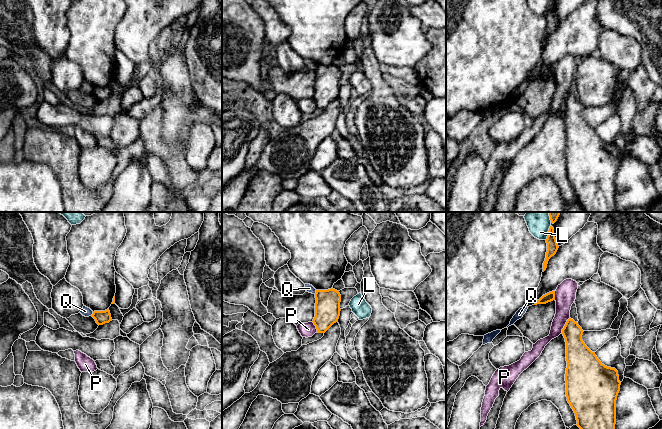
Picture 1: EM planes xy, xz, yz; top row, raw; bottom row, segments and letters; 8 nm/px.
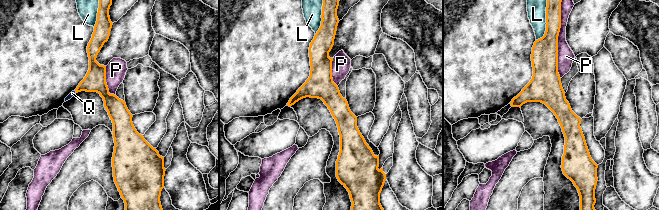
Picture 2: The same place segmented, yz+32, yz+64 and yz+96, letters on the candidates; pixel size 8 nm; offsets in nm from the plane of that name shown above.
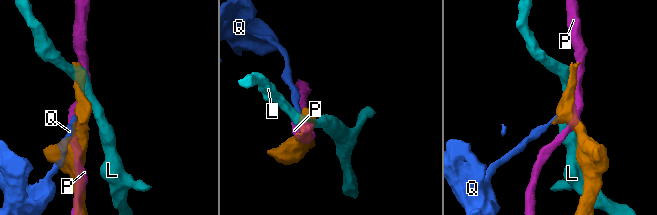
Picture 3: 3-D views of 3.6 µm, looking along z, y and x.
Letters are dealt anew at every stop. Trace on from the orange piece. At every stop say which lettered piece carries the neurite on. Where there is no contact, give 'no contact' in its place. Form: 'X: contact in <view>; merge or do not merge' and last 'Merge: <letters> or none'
L: contact in yz; do not merge
P: contact in yz; do not merge
Q: contact in xy; do not merge
Merge: none

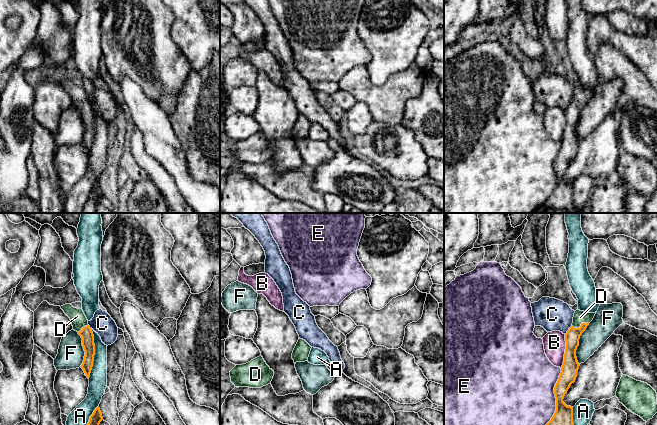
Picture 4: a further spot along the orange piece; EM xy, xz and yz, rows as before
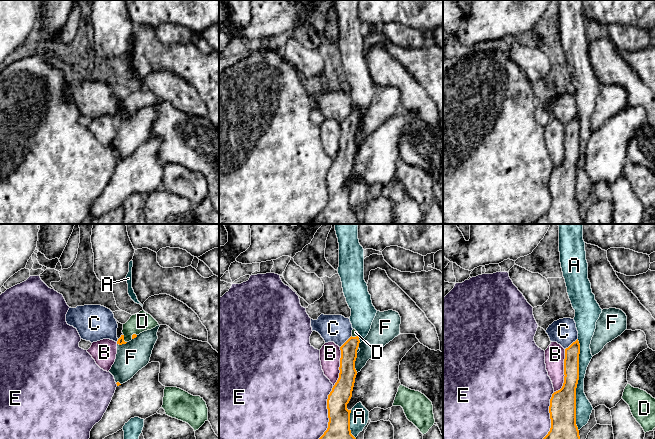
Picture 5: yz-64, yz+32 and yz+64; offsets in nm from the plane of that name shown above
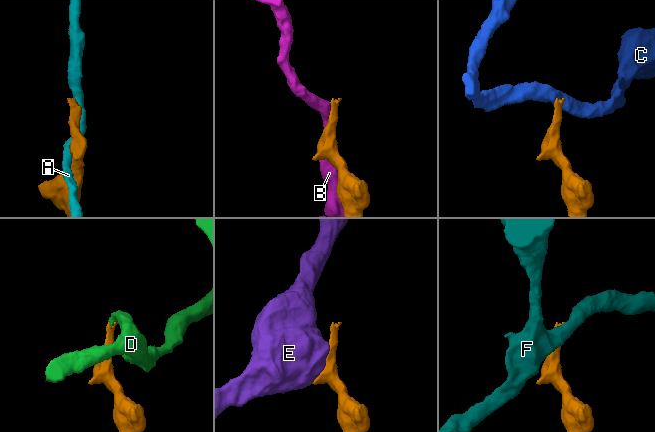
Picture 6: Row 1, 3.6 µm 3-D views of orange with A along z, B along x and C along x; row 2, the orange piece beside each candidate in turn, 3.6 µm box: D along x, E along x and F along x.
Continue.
A: contact in xy; do not merge
B: contact in yz; do not merge
C: contact in yz; do not merge
D: contact in yz; merge
E: contact in yz; do not merge
F: contact in yz; do not merge
Merge: D

